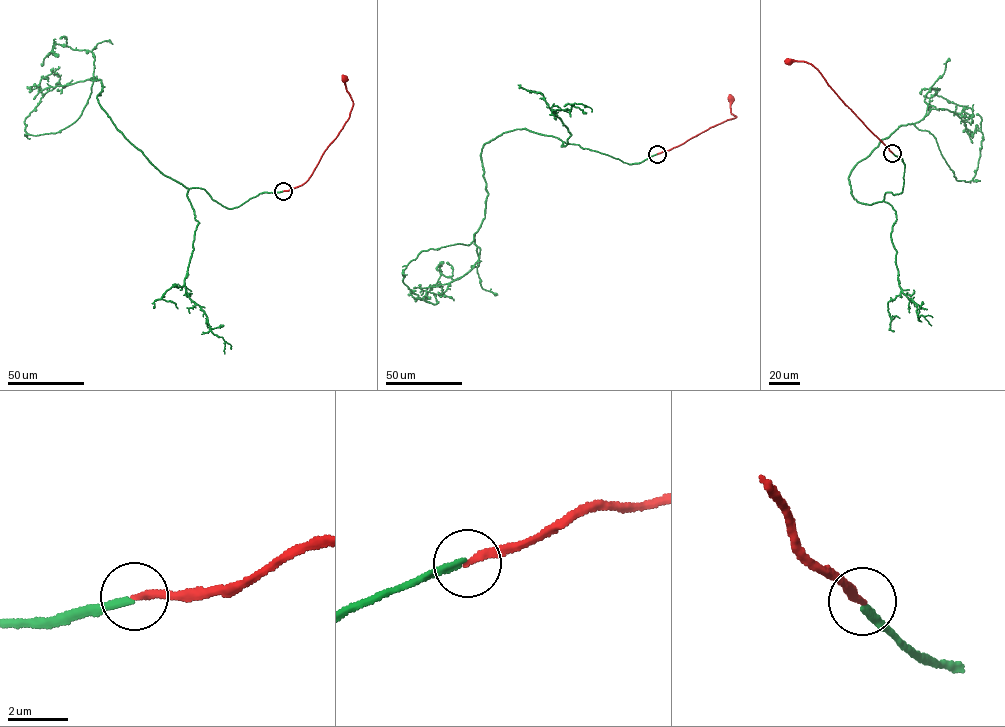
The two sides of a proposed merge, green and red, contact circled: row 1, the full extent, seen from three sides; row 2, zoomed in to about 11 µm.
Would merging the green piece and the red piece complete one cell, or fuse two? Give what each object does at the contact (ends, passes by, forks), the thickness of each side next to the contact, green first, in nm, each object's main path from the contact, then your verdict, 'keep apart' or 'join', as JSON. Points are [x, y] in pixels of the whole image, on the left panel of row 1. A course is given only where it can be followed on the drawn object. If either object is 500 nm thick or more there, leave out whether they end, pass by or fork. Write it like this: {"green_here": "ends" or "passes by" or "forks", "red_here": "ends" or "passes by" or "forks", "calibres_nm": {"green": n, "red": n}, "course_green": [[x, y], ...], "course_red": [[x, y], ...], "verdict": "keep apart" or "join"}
{"green_here": "ends", "red_here": "ends", "calibres_nm": {"green": 220, "red": 240}, "course_green": [[283, 191], [230, 209], [162, 174], [102, 108], [99, 79], [72, 124], [31, 135], [31, 91]], "course_red": [[283, 191], [306, 182], [348, 119], [353, 100], [343, 78]], "verdict": "join"}

